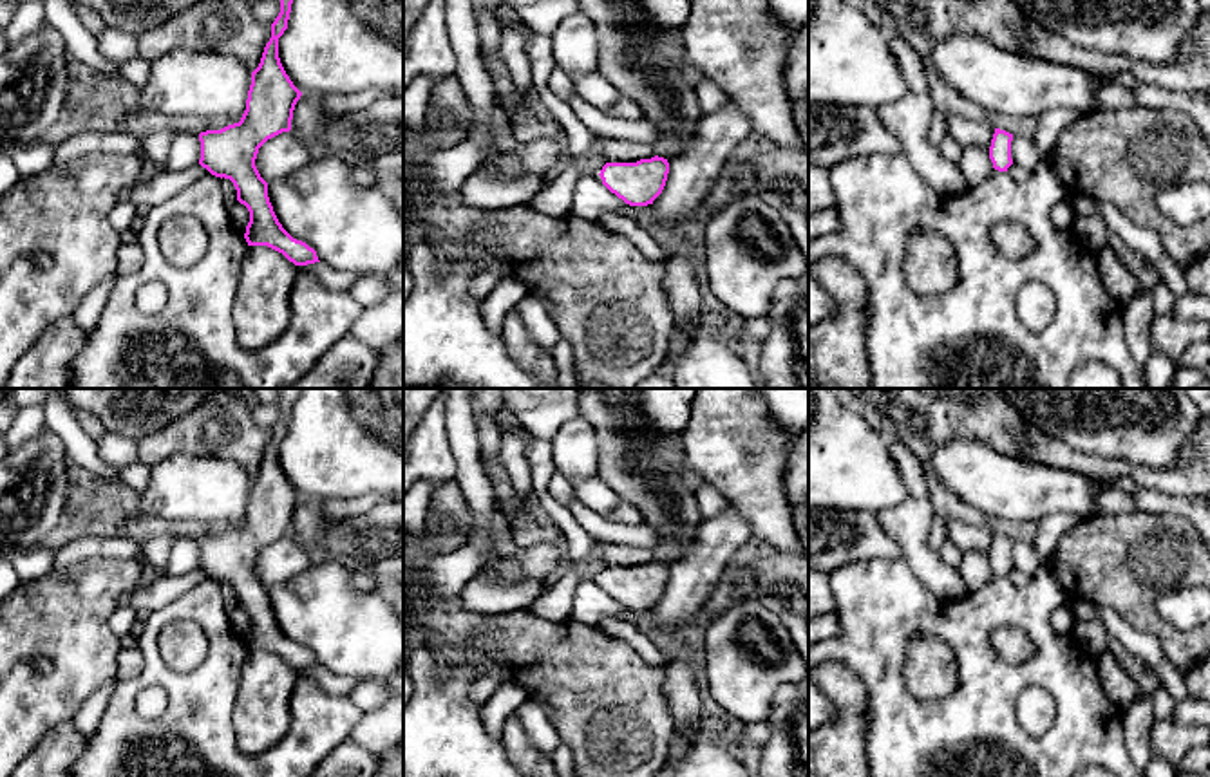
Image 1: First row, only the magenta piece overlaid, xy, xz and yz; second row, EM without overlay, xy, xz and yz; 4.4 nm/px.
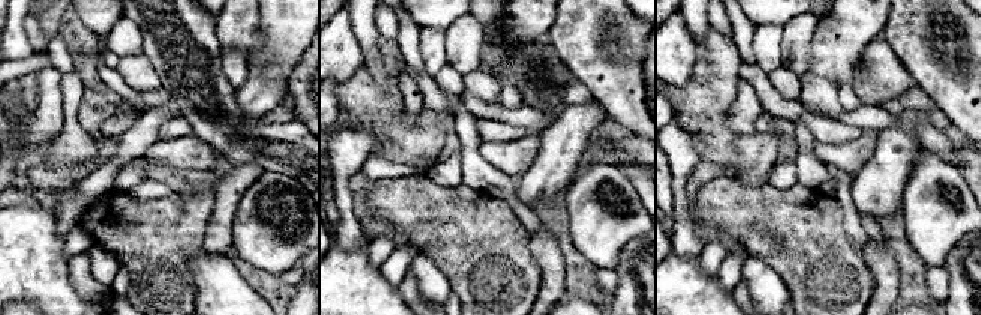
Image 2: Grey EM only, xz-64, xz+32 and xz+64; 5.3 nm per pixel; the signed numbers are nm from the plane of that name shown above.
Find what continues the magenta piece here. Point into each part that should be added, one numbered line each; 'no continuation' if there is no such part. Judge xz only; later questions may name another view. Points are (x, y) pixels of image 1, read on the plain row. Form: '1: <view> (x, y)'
no continuation

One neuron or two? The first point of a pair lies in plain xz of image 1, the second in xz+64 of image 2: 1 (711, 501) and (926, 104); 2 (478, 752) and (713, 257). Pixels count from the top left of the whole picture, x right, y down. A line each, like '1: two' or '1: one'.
1: one
2: two

